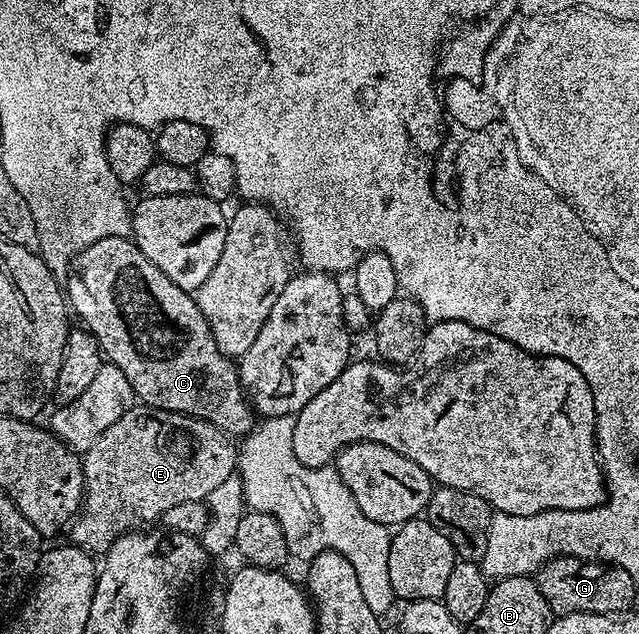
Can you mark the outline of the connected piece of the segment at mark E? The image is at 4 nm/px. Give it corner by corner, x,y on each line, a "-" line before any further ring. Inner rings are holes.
142,404
132,406
117,424
109,424
91,447
82,451
83,502
69,523
70,541
92,555
102,556
122,534
146,527
146,522
158,523
169,508
186,501
207,500
215,488
236,473
237,446
231,442
221,428
200,418

